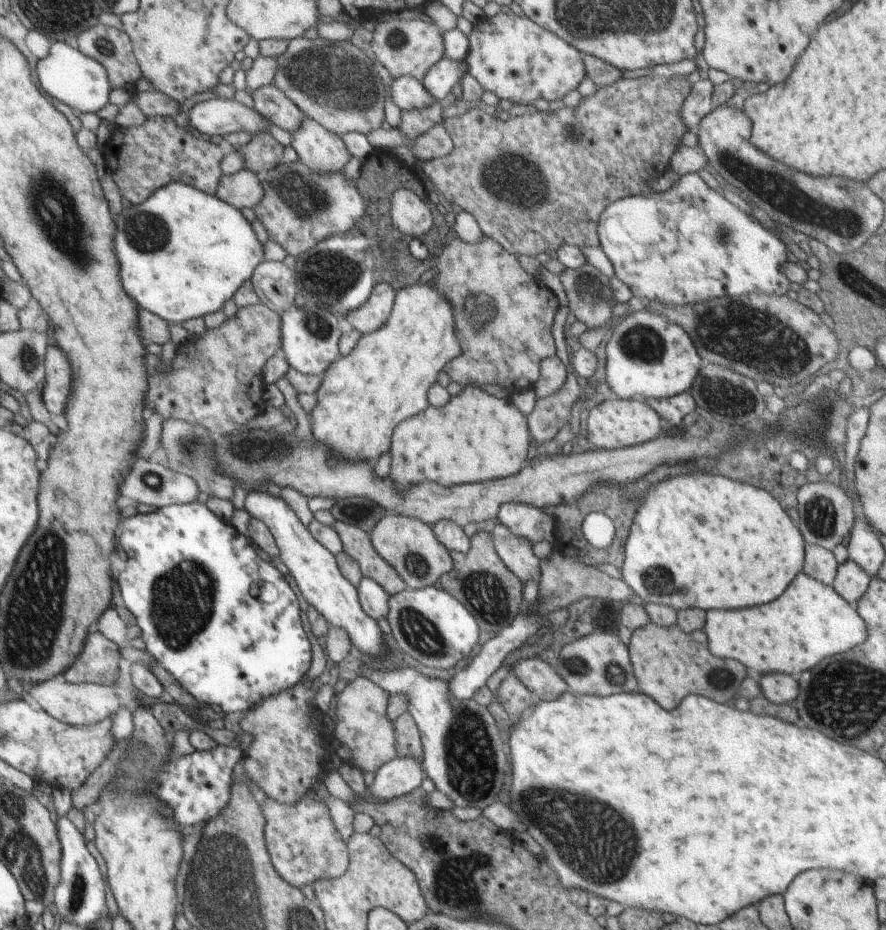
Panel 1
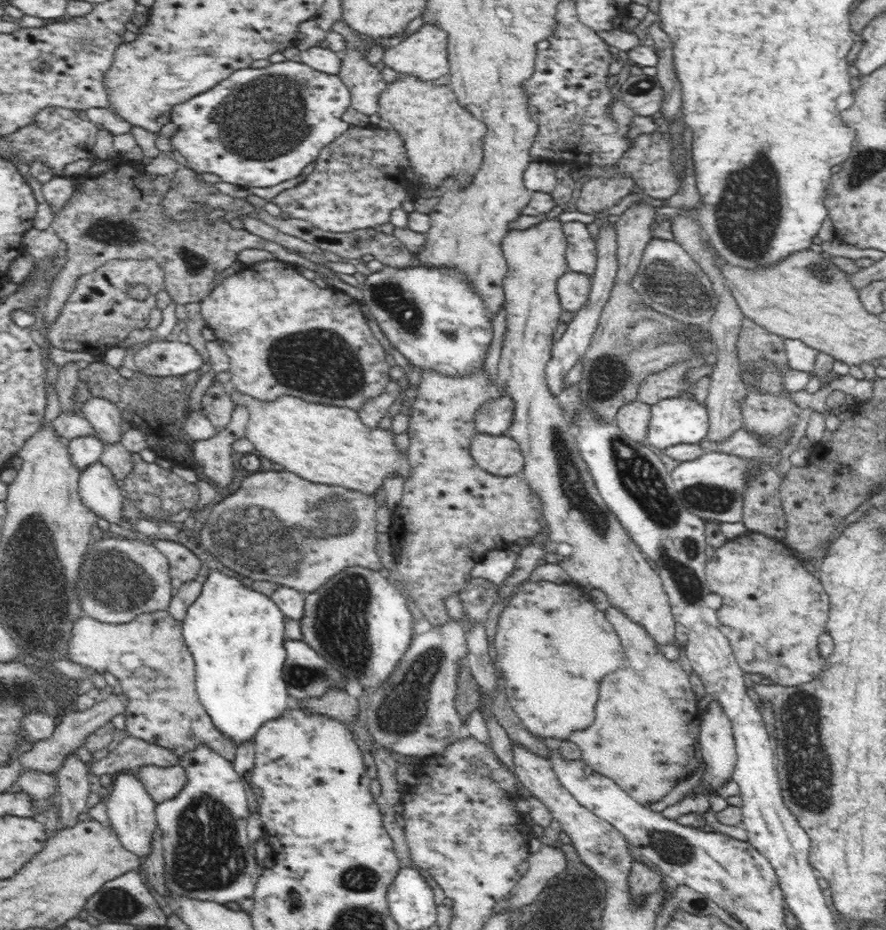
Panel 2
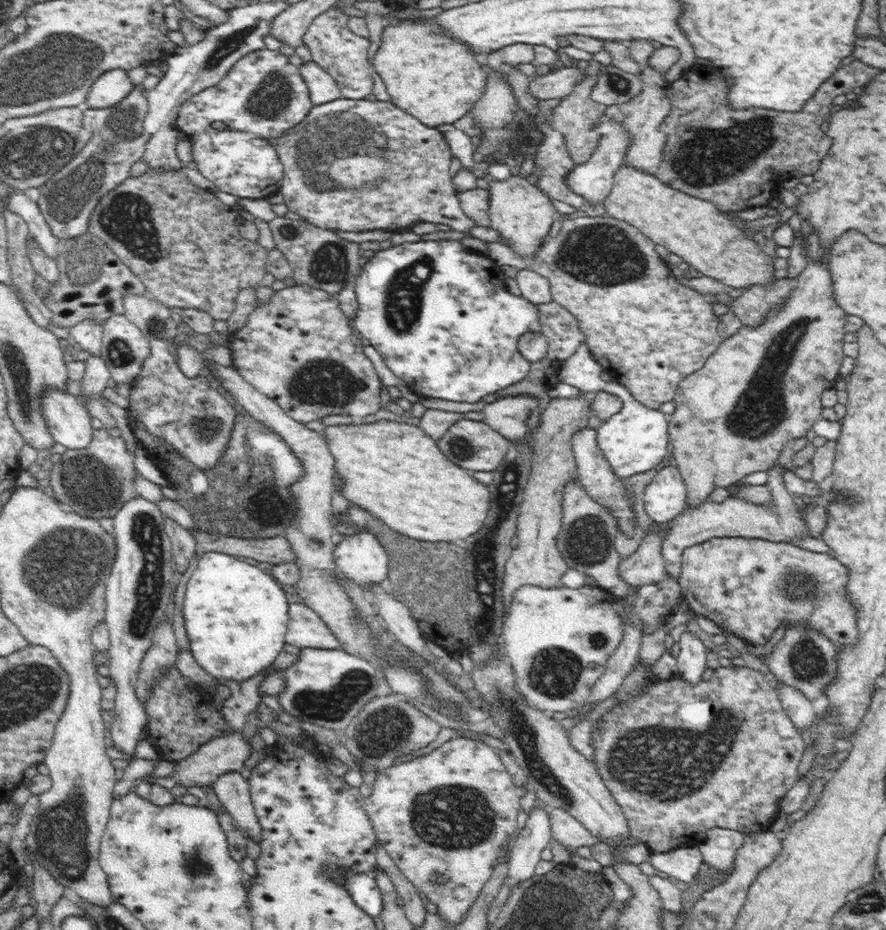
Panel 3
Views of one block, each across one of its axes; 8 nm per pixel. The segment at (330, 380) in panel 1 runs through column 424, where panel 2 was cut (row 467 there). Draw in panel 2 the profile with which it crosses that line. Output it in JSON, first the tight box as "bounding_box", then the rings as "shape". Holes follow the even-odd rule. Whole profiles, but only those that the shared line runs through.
{"bounding_box":[228,391,410,495],"shape":[[[228,391],[233,407],[240,407],[248,413],[245,437],[253,444],[266,460],[270,460],[284,467],[310,482],[332,486],[342,486],[346,489],[358,491],[366,495],[375,495],[383,482],[394,475],[402,475],[407,479],[410,475],[410,462],[406,452],[395,447],[395,436],[391,429],[385,430],[378,426],[368,428],[359,417],[356,410],[346,407],[313,404],[302,398],[282,396],[274,402],[261,402],[252,396],[240,392]]]}

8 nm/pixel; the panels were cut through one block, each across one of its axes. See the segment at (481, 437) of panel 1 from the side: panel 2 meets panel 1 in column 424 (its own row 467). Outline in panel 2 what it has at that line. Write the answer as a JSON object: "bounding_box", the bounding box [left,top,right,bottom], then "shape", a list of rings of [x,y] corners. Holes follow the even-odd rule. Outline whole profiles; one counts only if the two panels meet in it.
{"bounding_box":[384,368,543,624],"shape":[[[484,368],[463,377],[450,377],[434,370],[420,372],[418,395],[407,409],[410,444],[406,455],[410,462],[410,475],[405,480],[400,504],[392,510],[390,538],[395,562],[389,572],[384,573],[403,597],[412,598],[424,611],[425,618],[435,624],[445,620],[446,598],[464,590],[468,572],[486,558],[490,550],[507,550],[518,542],[518,538],[532,538],[543,529],[543,523],[539,521],[540,513],[534,507],[530,487],[520,474],[498,476],[486,473],[470,454],[470,442],[479,433],[474,425],[476,412],[489,401],[502,396],[495,380],[488,377]]]}

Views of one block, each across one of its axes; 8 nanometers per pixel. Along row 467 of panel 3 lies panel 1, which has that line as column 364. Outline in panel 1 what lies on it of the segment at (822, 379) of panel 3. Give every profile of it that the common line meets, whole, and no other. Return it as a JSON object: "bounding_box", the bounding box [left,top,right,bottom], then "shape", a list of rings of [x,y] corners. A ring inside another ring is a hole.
{"bounding_box":[333,677,398,773],"shape":[[[358,677],[336,694],[336,728],[333,736],[351,753],[351,763],[362,773],[376,773],[398,756],[395,724],[388,717],[390,694],[367,677]]]}

